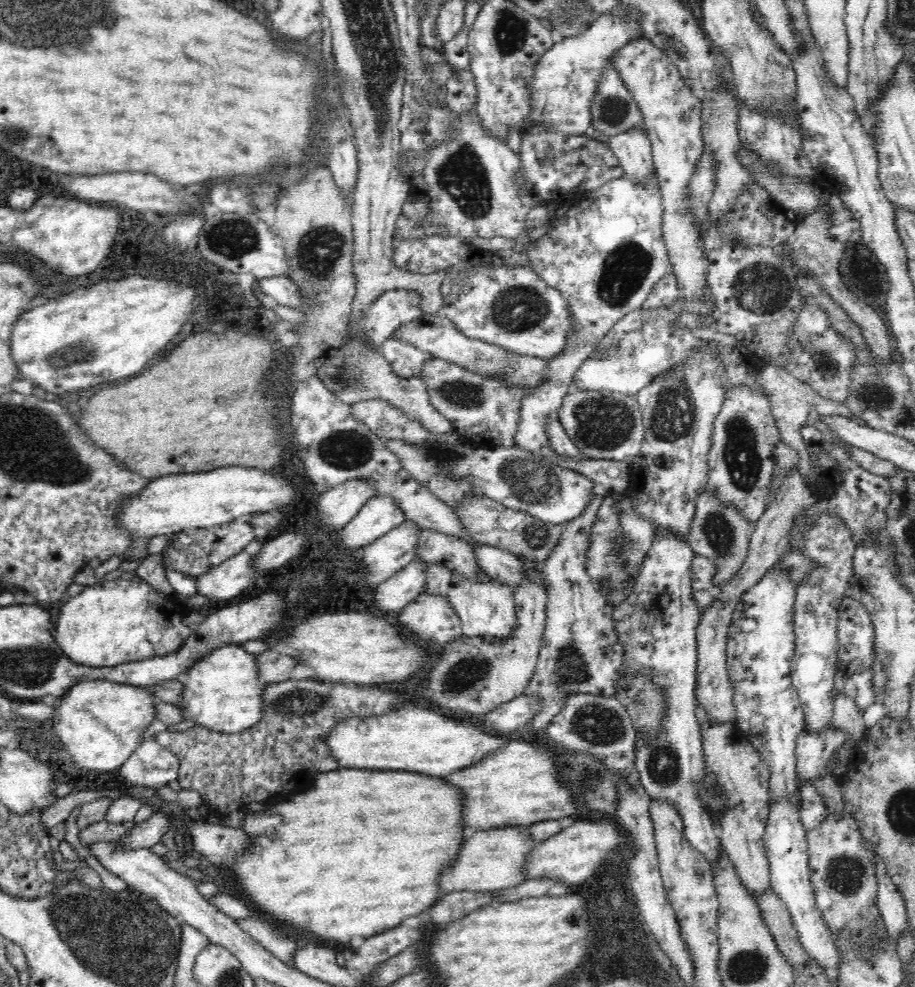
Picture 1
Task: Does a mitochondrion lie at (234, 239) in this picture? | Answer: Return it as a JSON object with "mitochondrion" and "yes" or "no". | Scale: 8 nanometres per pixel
{"mitochondrion":"yes"}

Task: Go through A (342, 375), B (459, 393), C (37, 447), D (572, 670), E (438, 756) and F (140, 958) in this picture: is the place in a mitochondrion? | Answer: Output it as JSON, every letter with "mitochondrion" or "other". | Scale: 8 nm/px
{"A":"mitochondrion","B":"mitochondrion","C":"mitochondrion","D":"mitochondrion","E":"other","F":"mitochondrion"}

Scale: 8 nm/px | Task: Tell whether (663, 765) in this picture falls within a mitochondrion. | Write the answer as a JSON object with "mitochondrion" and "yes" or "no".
{"mitochondrion":"yes"}

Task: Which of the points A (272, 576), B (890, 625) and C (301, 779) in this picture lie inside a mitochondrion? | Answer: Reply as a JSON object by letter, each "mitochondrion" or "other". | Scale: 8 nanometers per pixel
{"A":"other","B":"other","C":"other"}

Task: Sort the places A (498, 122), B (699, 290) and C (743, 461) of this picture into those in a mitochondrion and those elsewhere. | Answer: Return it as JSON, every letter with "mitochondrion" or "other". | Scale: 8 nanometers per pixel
{"A":"other","B":"other","C":"mitochondrion"}

